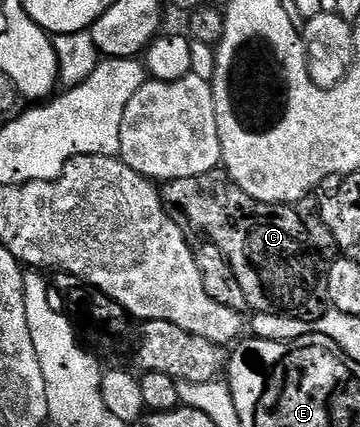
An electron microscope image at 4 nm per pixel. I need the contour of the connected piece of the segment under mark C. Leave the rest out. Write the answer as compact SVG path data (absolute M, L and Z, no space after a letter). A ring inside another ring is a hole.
M223 171L166 182L162 186L161 196L163 210L177 224L186 227L192 234L204 233L202 236L206 240L221 247L221 255L229 263L229 267L233 267L233 275L237 275L237 283L241 283L241 291L245 291L248 306L252 310L267 313L271 317L291 317L294 321L306 323L318 323L322 317L328 316L325 269L319 254L309 243L309 235L294 208L267 205L253 199L248 193L241 191L241 187L237 187L237 183Z

